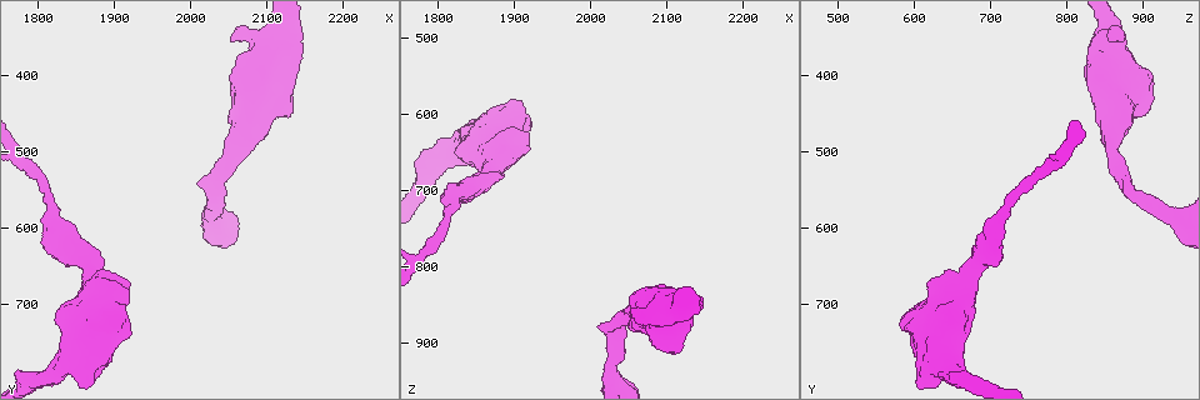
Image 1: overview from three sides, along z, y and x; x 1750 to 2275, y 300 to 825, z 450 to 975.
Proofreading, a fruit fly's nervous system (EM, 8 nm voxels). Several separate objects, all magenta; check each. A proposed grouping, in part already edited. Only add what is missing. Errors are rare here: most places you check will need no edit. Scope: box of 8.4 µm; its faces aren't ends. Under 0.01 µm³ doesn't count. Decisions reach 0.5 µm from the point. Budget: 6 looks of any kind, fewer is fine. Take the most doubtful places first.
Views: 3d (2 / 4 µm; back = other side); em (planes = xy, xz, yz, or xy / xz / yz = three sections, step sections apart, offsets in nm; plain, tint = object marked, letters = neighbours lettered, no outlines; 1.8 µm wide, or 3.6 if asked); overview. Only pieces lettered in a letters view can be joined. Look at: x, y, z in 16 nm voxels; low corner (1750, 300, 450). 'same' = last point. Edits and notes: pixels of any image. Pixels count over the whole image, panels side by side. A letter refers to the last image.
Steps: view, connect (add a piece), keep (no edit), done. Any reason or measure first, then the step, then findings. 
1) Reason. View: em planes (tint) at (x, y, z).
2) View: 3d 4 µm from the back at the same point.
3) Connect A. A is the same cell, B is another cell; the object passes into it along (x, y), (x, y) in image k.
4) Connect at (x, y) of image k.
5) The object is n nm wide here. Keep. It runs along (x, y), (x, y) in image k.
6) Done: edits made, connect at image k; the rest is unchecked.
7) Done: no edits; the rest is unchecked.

An open end. View: em 3.6 µm planes (letters) at (1925, 670, 640).

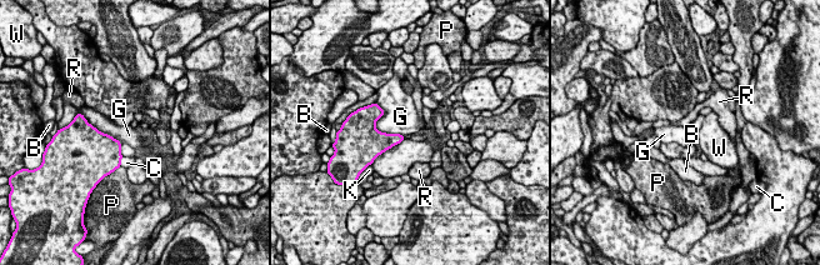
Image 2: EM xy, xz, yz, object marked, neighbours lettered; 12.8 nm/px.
Keep. B, C, G, K, P, R and W are other cells; no lettered piece goes on from it.

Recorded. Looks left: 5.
View: em 3.6 µm planes (letters) at (1840, 770, 640).

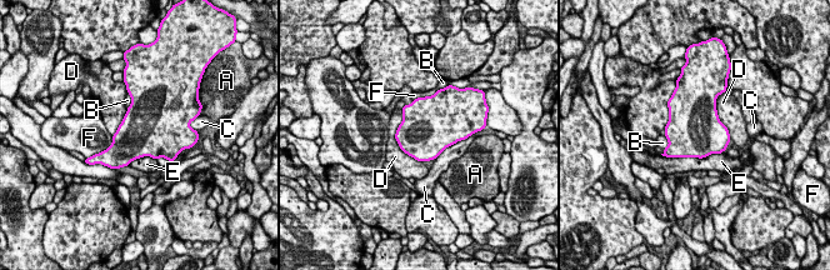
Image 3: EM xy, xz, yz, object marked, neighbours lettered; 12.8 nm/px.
The object is 700 nm wide here. Keep. A, B, C, D, E and F are other cells; a border runs along (401, 110), (395, 140), (423, 163) in image 3; no lettered piece goes on from it.

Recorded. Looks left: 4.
View: em 3.6 µm yz step 4 (tint) at (2060, 375, 840).

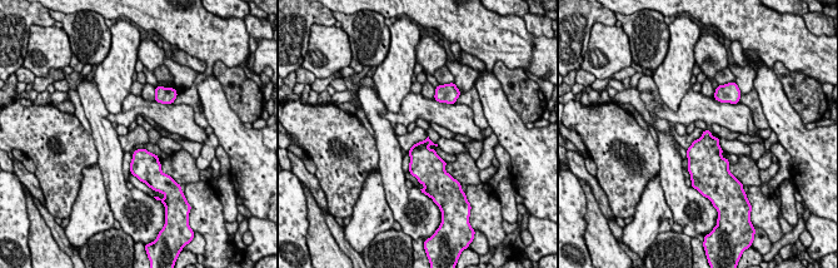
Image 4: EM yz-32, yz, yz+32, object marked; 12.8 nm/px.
Another direction. View: em 3.6 µm planes (tint) at the same point.

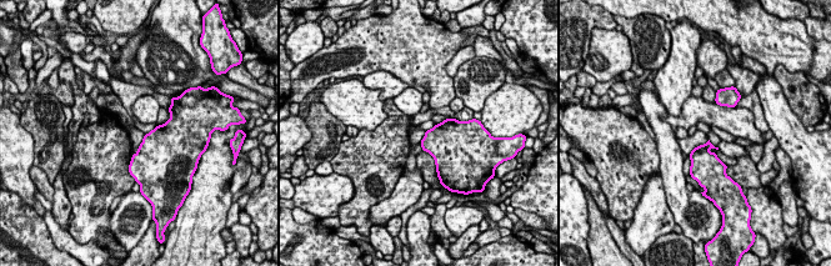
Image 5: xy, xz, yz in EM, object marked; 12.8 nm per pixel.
What lies round it. View: em 3.6 µm planes (letters) at the same point.

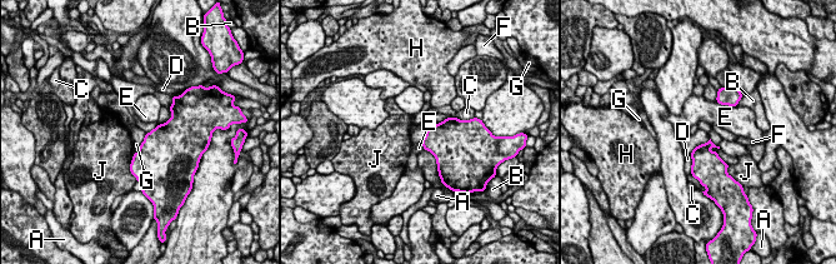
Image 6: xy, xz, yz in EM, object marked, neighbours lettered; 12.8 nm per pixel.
Keep. A, B, C, D, E, F, G, H and J are other cells; a border runs along (710, 139), (699, 144), (689, 154) in image 6; no lettered piece goes on from it.

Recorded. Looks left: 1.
Done: no edits; the rest is unchecked.

